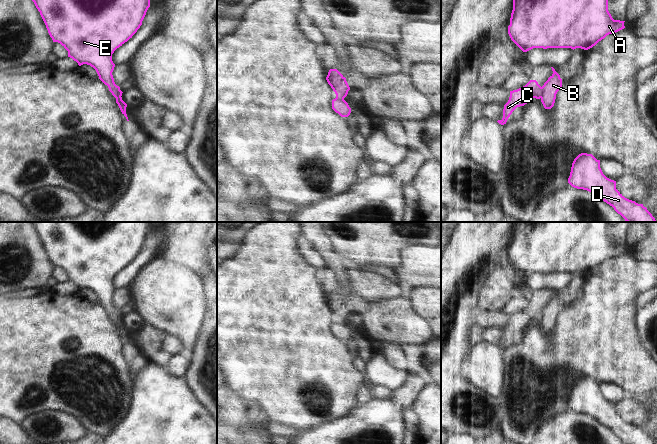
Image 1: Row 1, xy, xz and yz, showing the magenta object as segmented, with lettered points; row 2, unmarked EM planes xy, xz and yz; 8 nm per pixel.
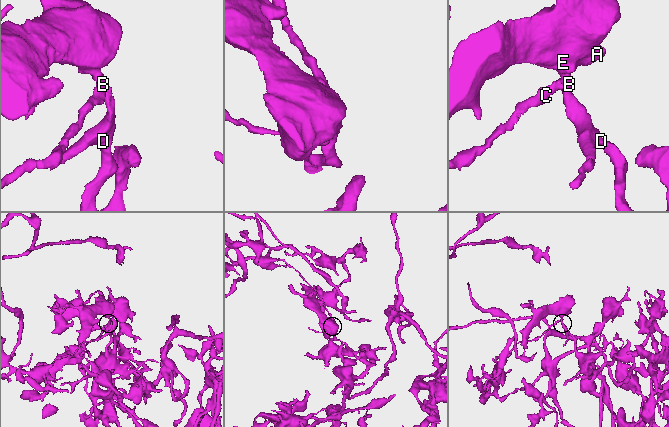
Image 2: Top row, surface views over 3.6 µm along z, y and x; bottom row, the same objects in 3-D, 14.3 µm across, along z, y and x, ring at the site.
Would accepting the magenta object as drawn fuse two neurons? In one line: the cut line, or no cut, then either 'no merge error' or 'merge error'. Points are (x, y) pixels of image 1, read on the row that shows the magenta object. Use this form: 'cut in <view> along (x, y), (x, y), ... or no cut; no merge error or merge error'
cut in yz along (542, 87), (542, 95), (540, 97); merge error

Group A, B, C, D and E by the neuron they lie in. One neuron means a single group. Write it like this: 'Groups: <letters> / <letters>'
Groups: A B D E / C

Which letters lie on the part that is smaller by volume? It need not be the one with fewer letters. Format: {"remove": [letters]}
{"remove": ["C"]}

